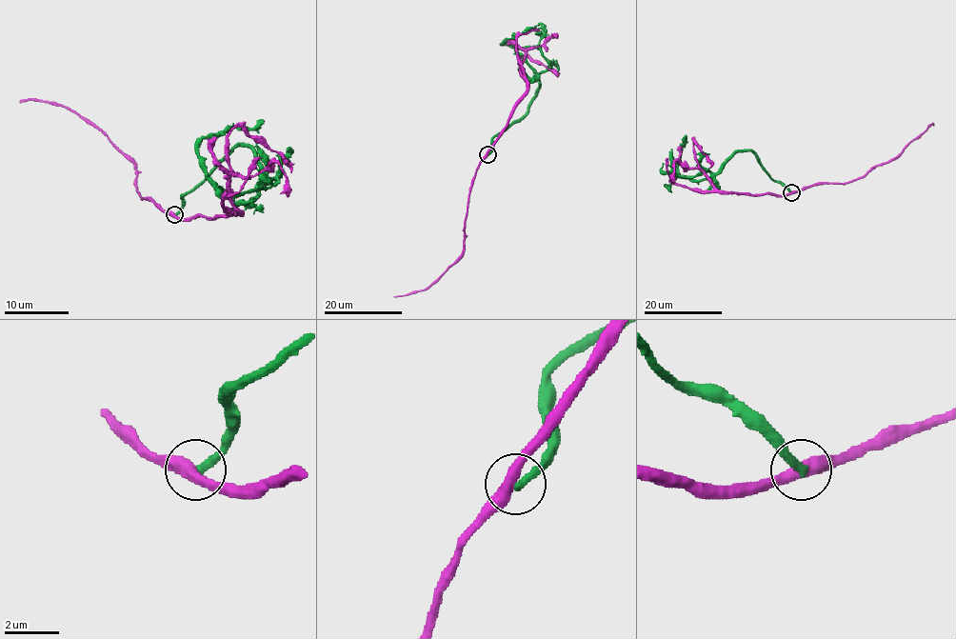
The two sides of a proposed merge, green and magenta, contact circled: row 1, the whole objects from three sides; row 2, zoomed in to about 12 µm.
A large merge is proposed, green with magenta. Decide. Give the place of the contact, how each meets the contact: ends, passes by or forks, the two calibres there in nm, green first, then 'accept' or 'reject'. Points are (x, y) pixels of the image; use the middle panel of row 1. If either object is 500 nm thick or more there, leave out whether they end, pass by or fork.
at (487, 154); green ends there; magenta passes by; 320 nm thick on the green side, 440 nm on the other; reject

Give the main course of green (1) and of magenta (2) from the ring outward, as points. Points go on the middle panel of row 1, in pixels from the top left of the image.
1: (487, 154), (492, 139), (527, 112), (539, 89), (539, 74), (510, 42), (502, 43), (542, 49)
2: (487, 154), (473, 180), (462, 255), (423, 290), (393, 297)

